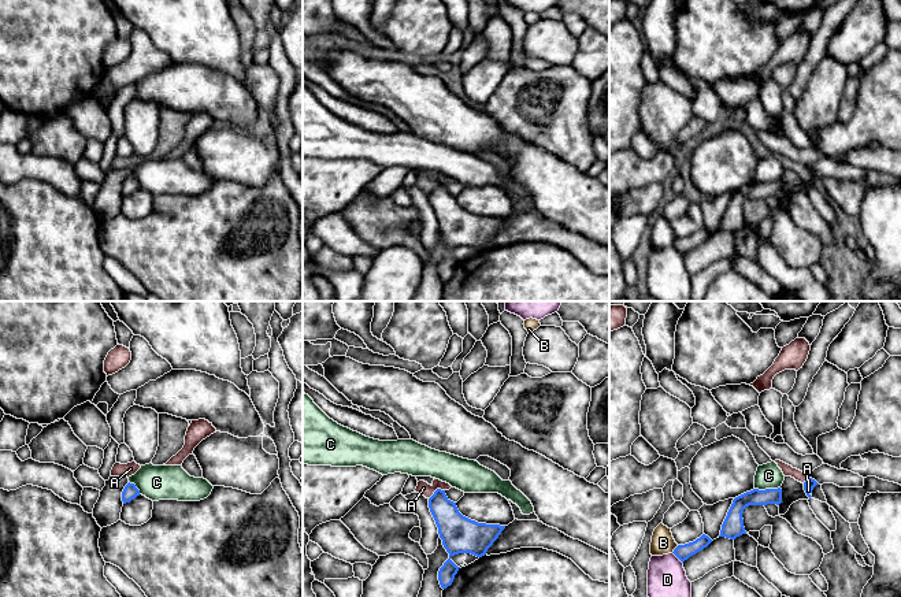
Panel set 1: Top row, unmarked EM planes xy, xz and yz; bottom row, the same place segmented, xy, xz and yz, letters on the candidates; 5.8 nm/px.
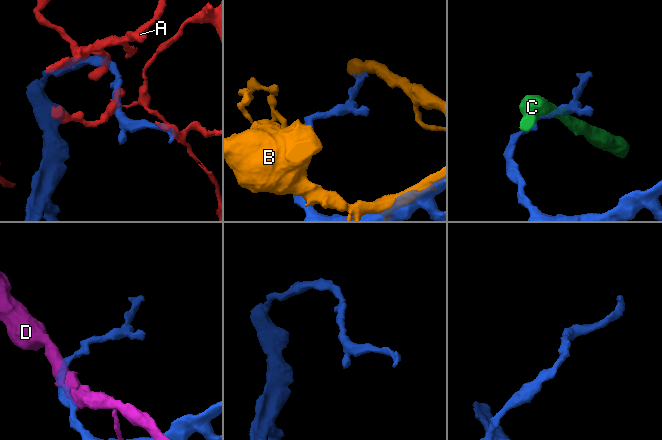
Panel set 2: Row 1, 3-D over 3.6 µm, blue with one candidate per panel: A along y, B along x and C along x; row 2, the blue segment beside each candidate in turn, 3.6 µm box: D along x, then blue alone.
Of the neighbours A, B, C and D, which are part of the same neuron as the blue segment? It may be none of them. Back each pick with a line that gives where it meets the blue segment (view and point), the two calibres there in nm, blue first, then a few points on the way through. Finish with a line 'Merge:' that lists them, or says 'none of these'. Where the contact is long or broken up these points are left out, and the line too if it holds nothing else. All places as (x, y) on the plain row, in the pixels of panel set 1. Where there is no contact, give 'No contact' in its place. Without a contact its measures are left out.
Merge: none of these

